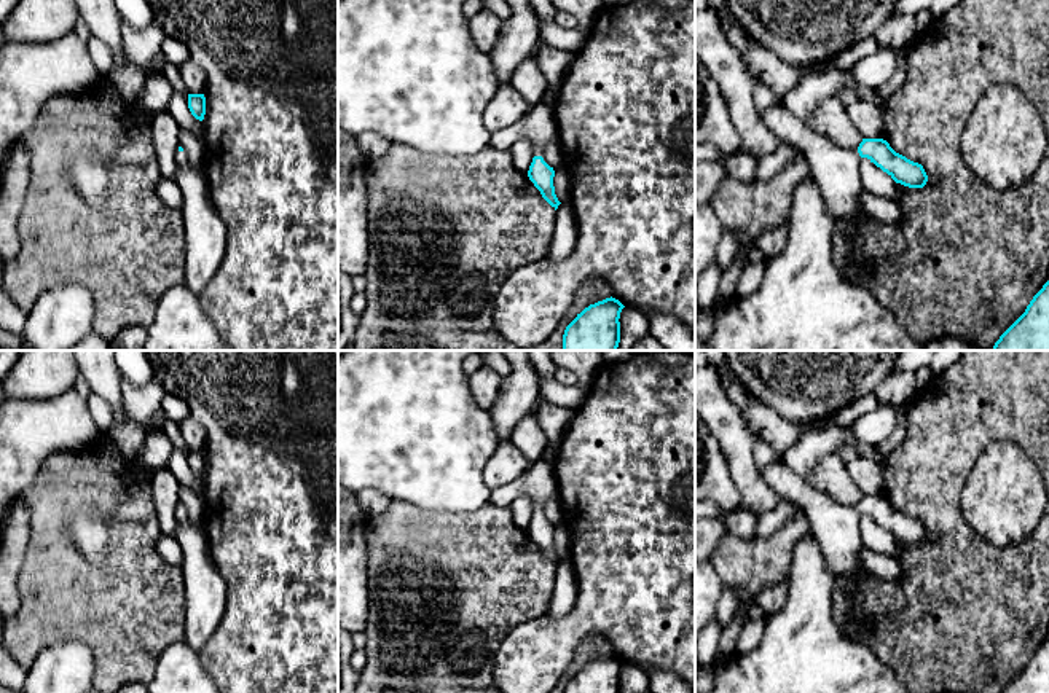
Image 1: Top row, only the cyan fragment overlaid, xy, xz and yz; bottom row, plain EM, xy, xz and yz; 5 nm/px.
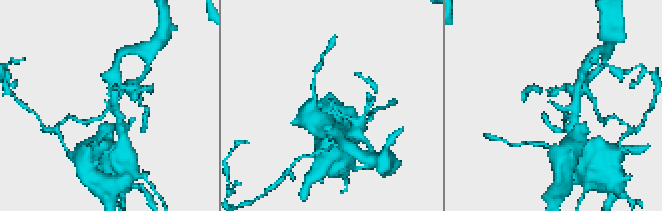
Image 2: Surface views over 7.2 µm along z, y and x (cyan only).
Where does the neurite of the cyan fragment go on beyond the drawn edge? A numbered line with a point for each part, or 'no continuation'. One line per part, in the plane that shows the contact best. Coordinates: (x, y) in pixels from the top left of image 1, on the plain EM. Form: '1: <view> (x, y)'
1: yz (836, 526)

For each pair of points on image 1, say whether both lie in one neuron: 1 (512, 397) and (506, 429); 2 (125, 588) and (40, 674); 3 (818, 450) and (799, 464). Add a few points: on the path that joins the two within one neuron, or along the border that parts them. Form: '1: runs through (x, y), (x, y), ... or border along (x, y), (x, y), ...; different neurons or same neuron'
1: runs through (512, 405), (506, 413), (506, 421); same neuron
2: border along (39, 655), (55, 644), (82, 641), (96, 668); different neurons
3: runs through (813, 450), (804, 459); same neuron

